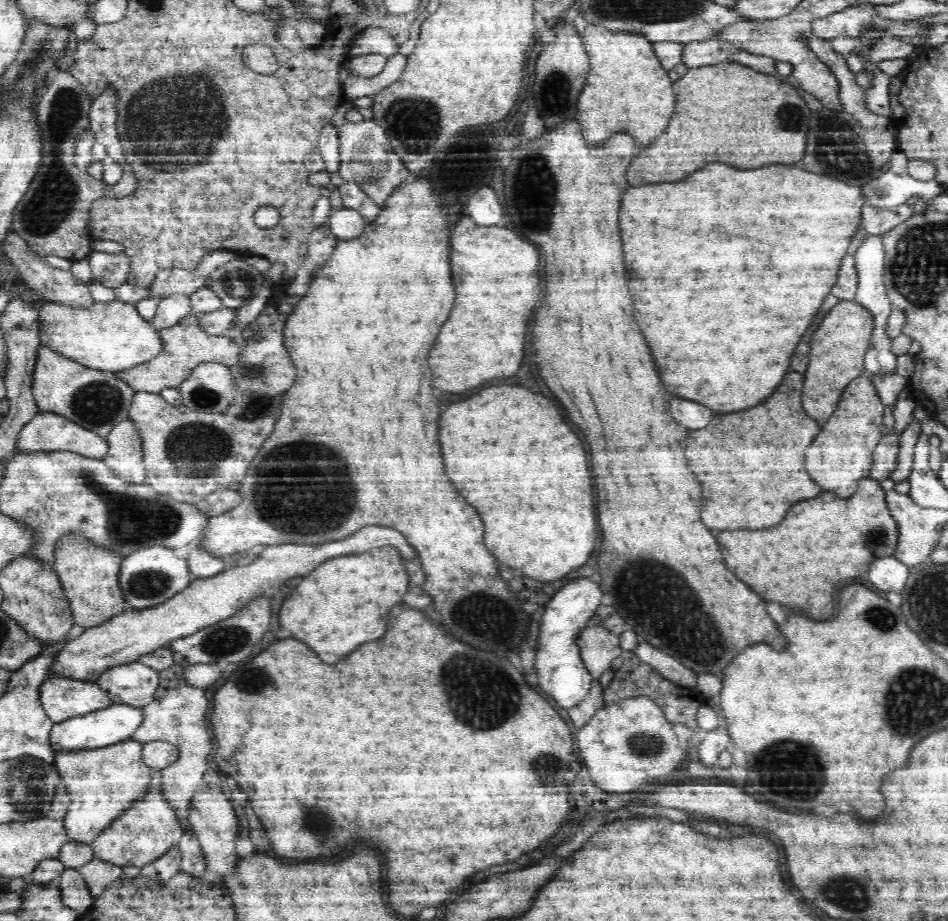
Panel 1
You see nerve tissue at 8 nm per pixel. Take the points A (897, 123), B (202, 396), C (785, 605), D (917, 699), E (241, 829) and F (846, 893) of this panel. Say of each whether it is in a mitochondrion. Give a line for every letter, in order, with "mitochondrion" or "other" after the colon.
A: other
B: mitochondrion
C: other
D: mitochondrion
E: other
F: mitochondrion

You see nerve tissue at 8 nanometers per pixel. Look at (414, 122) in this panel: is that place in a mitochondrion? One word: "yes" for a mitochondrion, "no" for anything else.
yes

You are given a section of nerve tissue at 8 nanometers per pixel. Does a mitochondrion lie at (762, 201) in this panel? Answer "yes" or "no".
no

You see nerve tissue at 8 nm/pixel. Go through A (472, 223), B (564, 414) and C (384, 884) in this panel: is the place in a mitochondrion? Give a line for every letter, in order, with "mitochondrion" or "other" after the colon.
A: other
B: other
C: other

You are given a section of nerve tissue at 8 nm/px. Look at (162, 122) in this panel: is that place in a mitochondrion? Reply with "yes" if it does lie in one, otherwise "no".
yes

